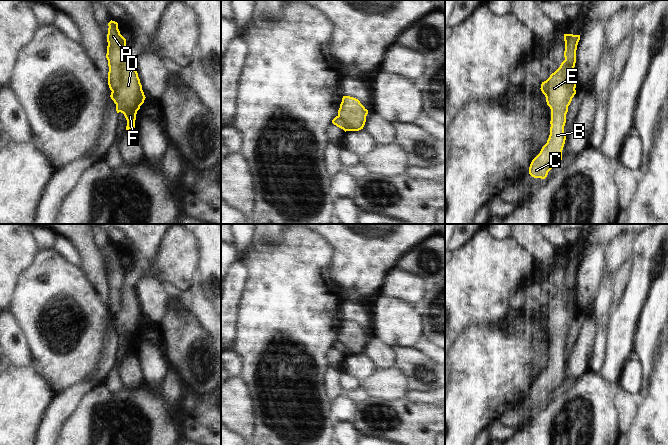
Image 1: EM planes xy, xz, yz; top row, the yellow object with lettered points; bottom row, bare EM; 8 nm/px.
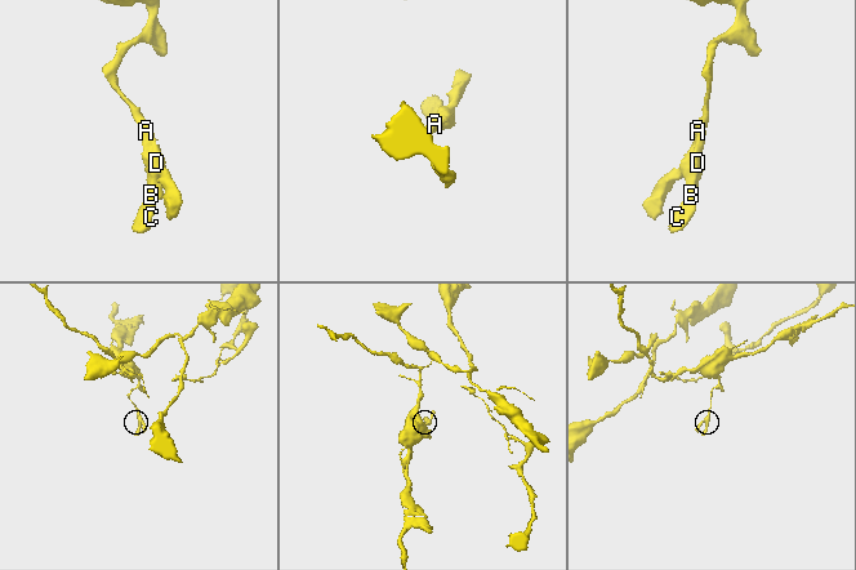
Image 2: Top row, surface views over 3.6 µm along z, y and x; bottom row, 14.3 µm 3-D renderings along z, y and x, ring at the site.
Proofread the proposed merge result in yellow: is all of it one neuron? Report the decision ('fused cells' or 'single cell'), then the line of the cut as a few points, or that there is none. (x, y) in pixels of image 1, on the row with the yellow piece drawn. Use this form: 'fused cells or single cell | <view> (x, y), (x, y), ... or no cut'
fused cells | xy (124, 50), (120, 66), (120, 84), (112, 91)

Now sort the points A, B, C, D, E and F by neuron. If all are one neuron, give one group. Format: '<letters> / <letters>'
A / B C D E F

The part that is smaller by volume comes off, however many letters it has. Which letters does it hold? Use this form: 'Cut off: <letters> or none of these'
Cut off: B, C, D, E, F

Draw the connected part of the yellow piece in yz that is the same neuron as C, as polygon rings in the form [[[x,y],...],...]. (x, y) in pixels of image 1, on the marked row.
[[[564,60],[560,67],[541,84],[540,89],[551,109],[551,127],[547,143],[530,164],[529,174],[534,178],[545,179],[548,172],[562,160],[562,150],[566,140],[564,133],[566,114],[576,94],[575,88],[568,85],[569,80],[576,81],[576,77],[574,70],[568,70]]]

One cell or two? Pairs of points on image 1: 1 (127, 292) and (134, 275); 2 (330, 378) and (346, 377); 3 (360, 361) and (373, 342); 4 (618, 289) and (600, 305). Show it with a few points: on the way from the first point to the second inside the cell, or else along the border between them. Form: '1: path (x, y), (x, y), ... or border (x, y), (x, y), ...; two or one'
1: path (128, 288), (130, 279); one
2: border (339, 368), (339, 385), (344, 391); two
3: border (363, 352), (376, 368); two
4: border (614, 281), (612, 308); two

